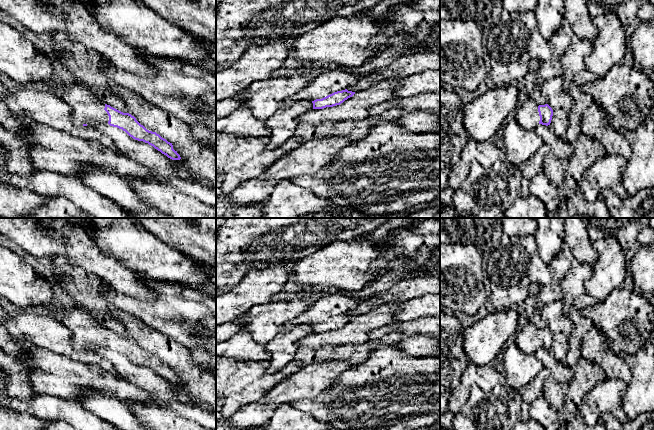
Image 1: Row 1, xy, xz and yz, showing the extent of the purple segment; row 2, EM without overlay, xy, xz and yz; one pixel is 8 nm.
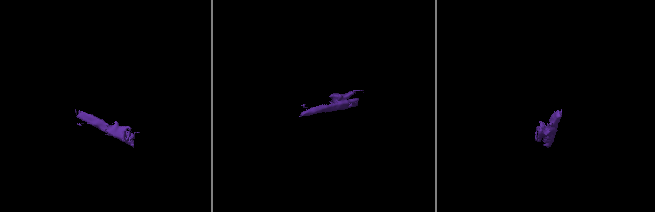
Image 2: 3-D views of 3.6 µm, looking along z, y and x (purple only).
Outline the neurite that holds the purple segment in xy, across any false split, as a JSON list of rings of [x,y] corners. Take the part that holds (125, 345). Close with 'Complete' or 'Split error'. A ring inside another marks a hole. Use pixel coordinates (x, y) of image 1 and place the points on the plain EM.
[[[50,308],[56,319],[63,323],[71,333],[71,343],[77,350],[92,350],[94,347],[107,347],[125,355],[135,364],[153,370],[172,384],[180,384],[172,367],[156,356],[147,354],[134,340],[123,337],[101,325],[91,314],[82,308],[63,310]]]. Split error

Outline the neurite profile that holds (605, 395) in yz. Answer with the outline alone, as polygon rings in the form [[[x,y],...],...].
[[[606,378],[591,388],[578,407],[587,426],[595,426],[606,412],[610,412],[621,423],[628,420],[622,408],[626,385],[621,379]]]

